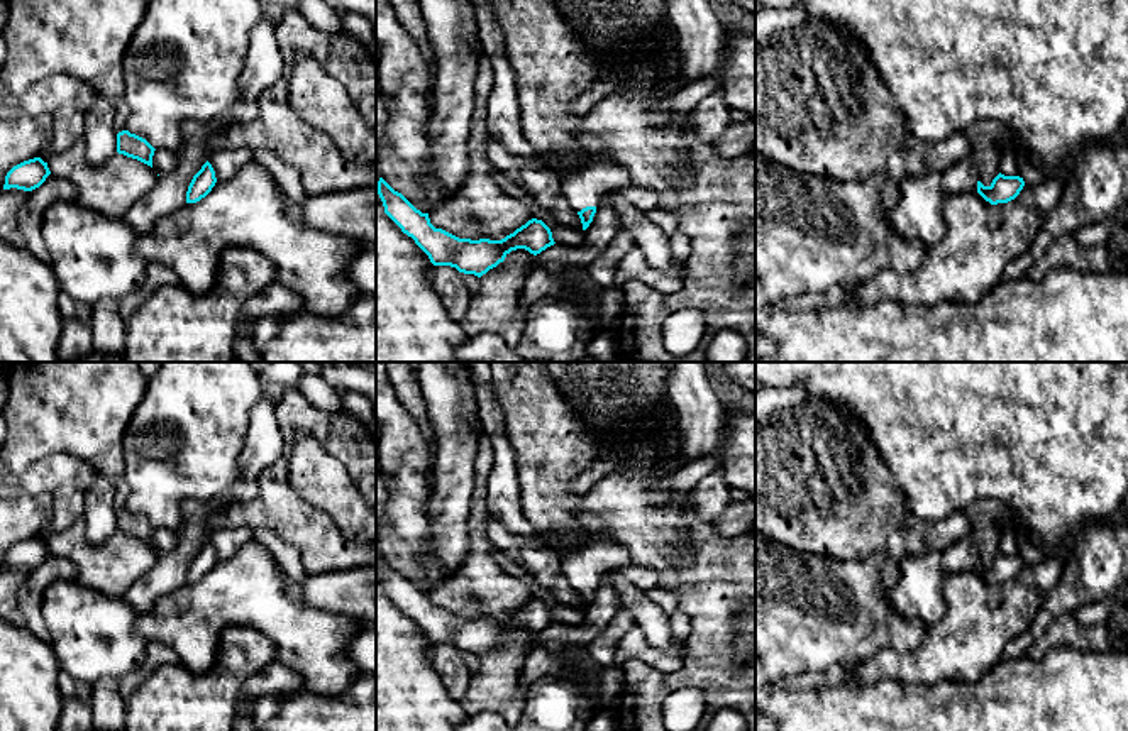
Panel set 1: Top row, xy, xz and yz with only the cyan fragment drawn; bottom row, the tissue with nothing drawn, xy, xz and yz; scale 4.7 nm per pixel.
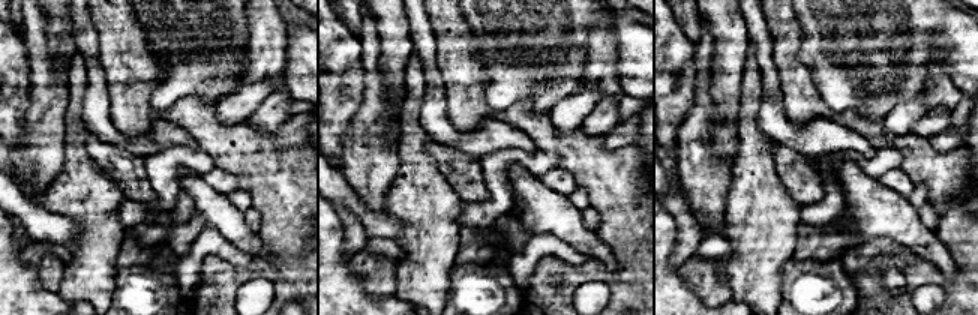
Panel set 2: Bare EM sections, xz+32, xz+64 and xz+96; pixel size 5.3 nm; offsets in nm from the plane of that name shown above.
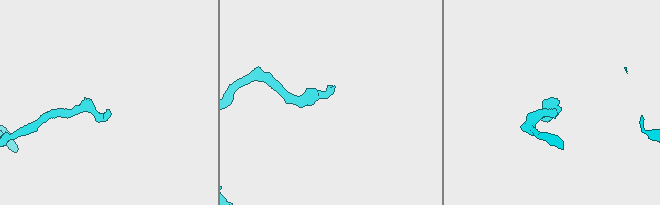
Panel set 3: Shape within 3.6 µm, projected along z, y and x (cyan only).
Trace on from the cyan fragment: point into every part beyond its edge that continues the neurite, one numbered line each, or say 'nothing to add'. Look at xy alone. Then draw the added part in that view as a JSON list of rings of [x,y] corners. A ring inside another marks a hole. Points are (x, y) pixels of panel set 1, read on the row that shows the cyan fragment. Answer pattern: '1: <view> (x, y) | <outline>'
nothing to add

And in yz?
1: yz (959, 178) | [[[967,156],[942,171],[945,193],[977,193],[977,181],[977,171]]]

